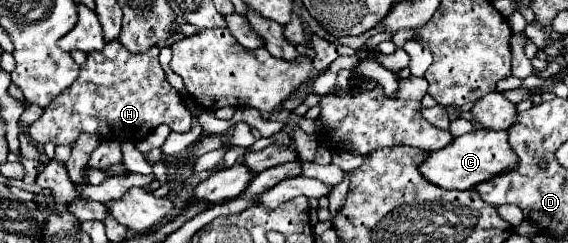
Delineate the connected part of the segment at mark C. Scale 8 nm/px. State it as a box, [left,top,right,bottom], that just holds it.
[420,129,518,189]

